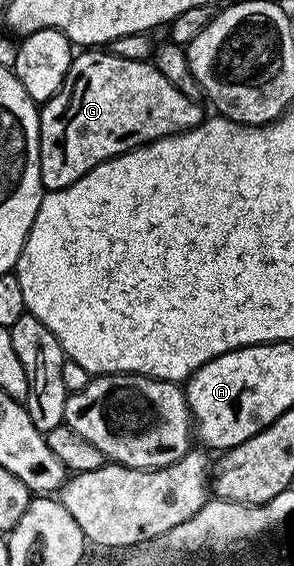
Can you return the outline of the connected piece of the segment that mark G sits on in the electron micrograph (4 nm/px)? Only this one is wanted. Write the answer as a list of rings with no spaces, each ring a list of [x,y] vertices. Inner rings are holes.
[[[83,50],[74,57],[63,79],[61,90],[42,105],[39,113],[39,161],[44,189],[64,188],[89,174],[93,166],[131,152],[143,144],[152,144],[163,136],[187,132],[205,119],[202,103],[191,100],[159,73],[147,60],[126,60],[110,50]]]

